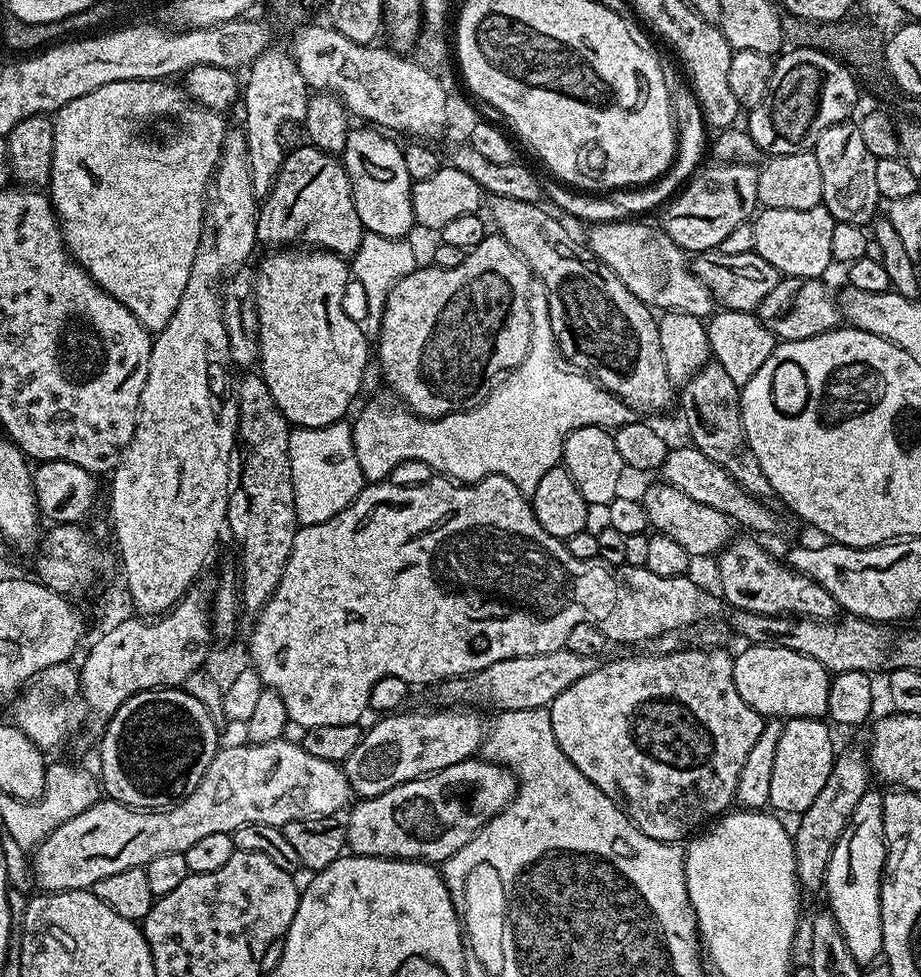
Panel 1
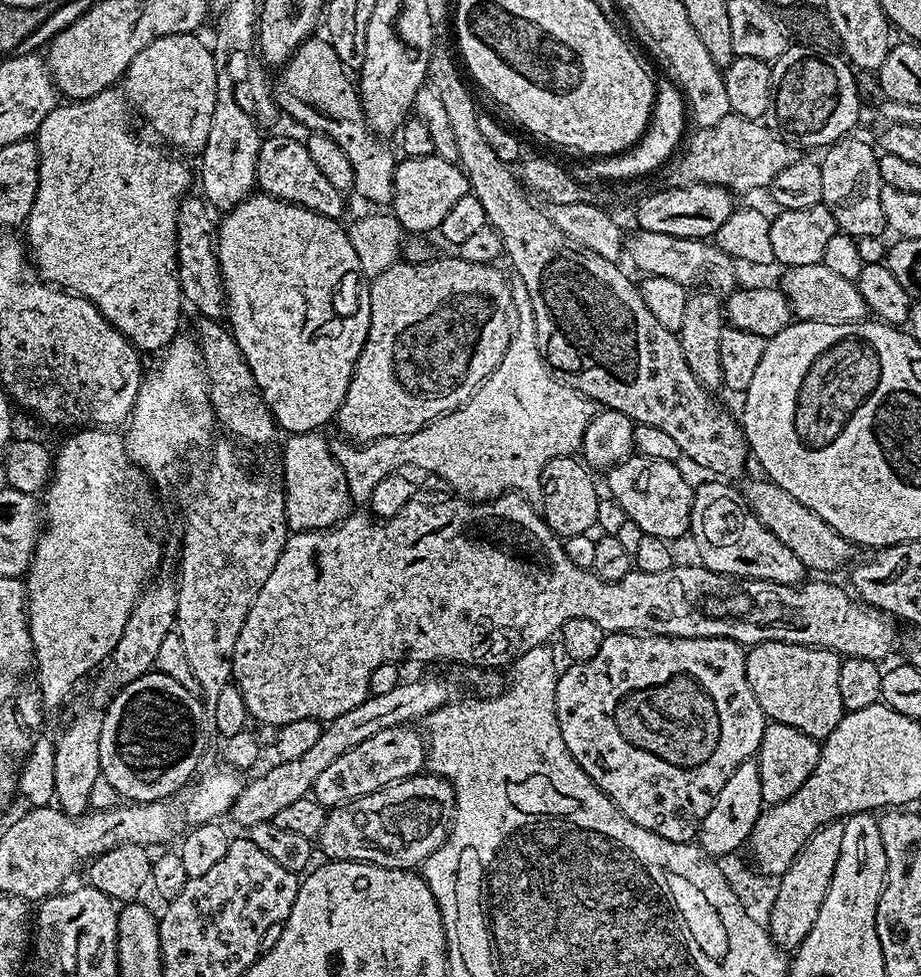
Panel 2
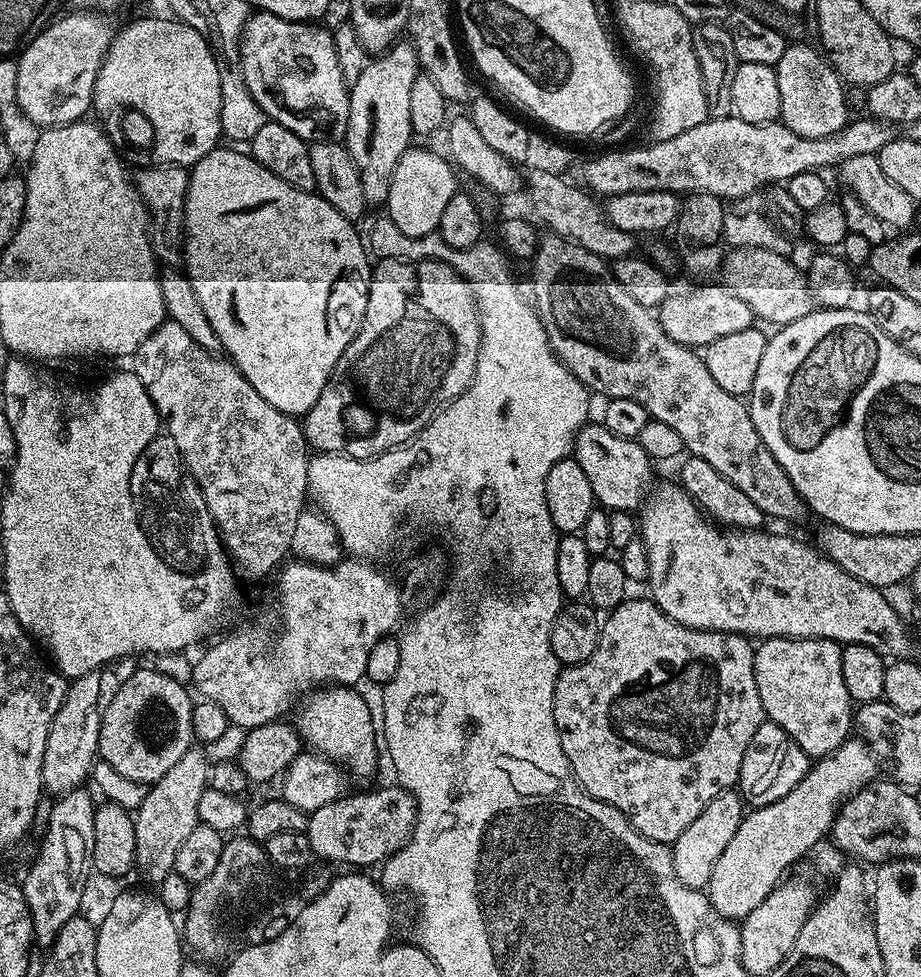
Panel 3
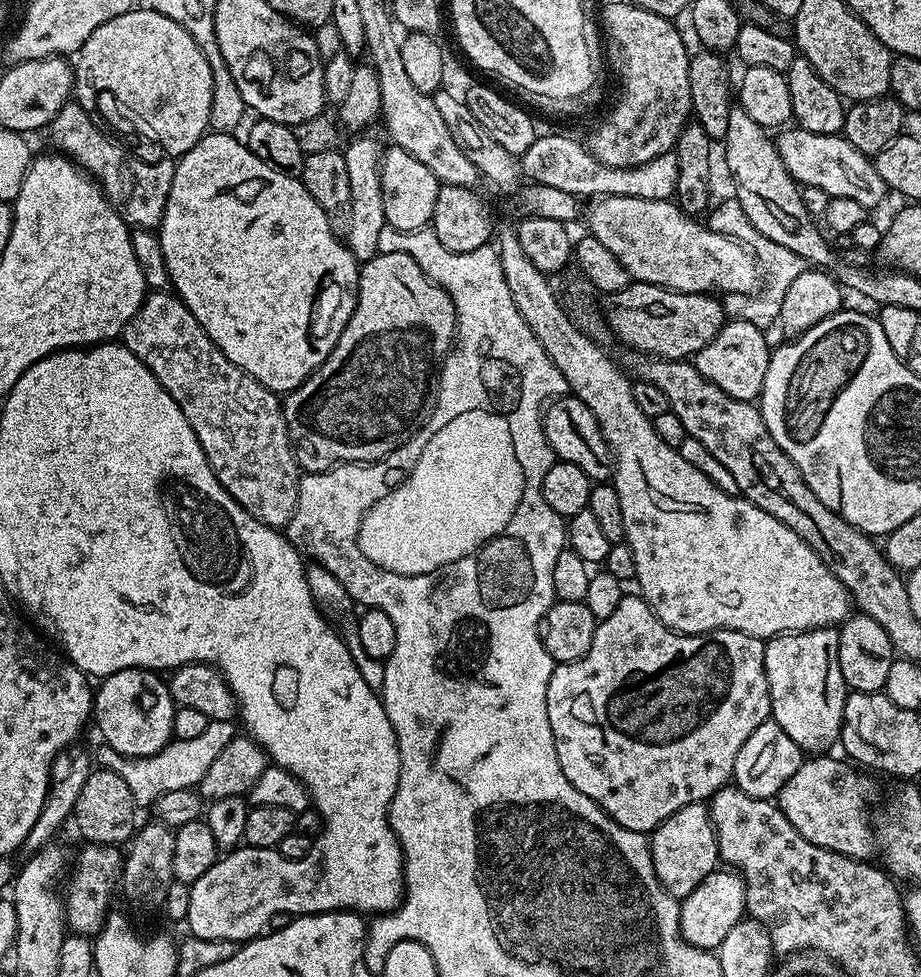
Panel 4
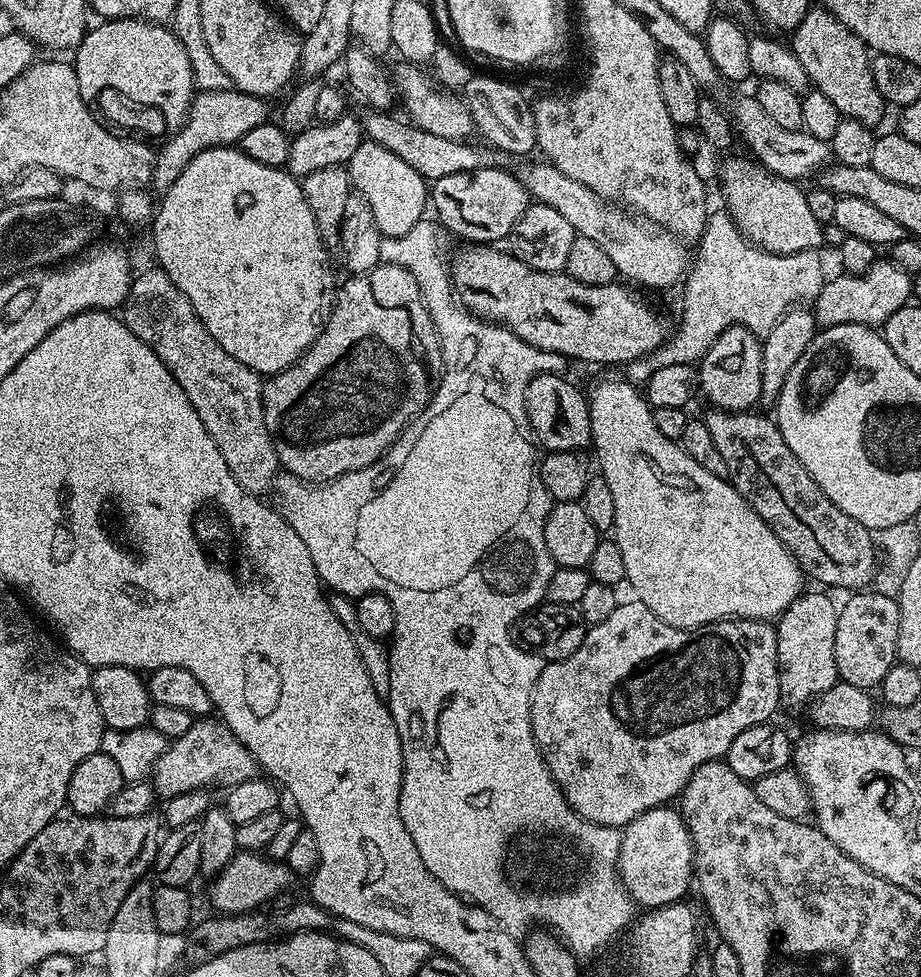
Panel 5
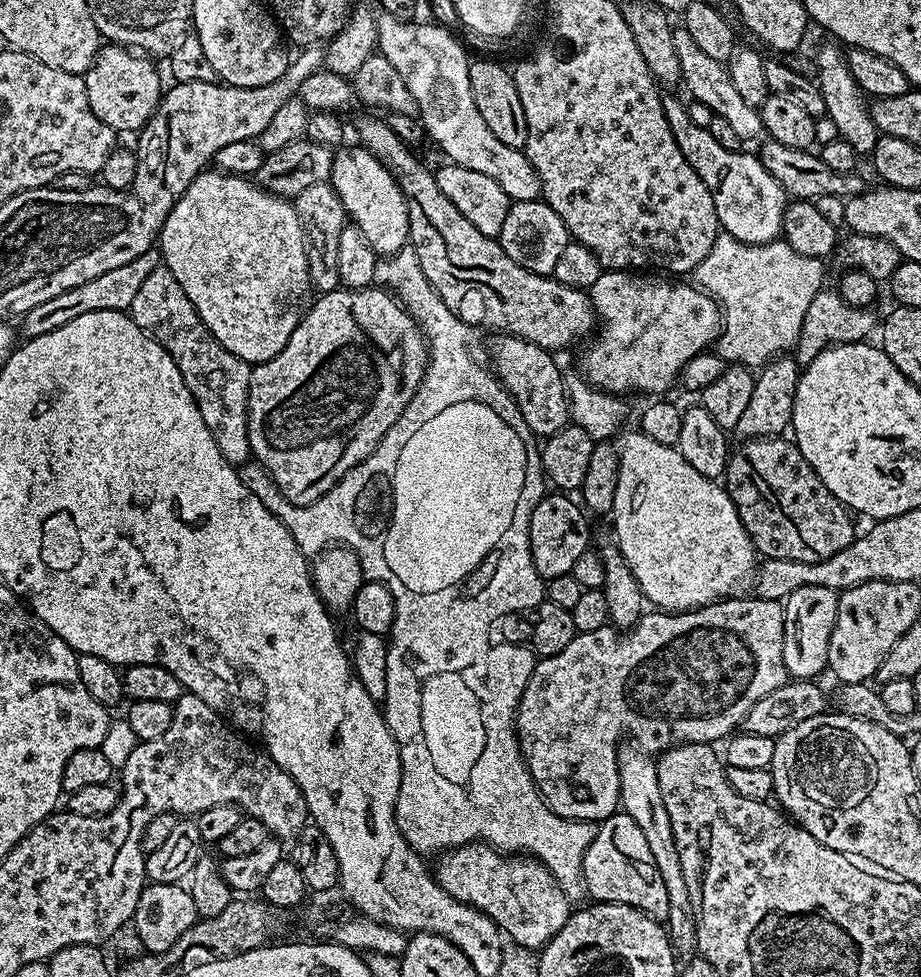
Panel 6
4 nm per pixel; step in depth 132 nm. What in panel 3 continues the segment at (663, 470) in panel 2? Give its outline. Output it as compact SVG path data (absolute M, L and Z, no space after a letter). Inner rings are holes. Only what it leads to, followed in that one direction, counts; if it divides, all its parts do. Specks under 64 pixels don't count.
M589 422L576 433L574 459L586 473L597 505L605 510L635 513L653 491L654 462L648 457L646 450L642 450L639 439L618 438L618 434L610 434L603 423Z

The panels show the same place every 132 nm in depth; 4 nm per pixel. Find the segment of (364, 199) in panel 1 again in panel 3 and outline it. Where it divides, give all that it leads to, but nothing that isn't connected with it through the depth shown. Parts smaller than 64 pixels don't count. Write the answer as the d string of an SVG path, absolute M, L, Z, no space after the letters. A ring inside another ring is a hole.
M259 10L248 18L238 32L240 69L265 117L286 126L286 130L294 130L298 138L309 142L329 139L328 124L332 124L336 134L343 133L348 121L350 88L338 67L332 32L312 22L283 20Z

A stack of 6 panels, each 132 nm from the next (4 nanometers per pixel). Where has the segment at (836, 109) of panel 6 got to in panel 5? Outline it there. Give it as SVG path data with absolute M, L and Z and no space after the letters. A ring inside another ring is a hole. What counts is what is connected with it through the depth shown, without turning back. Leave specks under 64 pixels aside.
M812 6L806 18L802 18L800 25L791 33L790 46L794 54L798 54L798 62L802 62L806 69L809 85L826 94L826 98L838 106L843 119L862 122L870 129L883 122L886 105L882 94L878 94L878 86L874 86L870 49L858 34L854 34L854 30L842 26L842 22L826 9Z

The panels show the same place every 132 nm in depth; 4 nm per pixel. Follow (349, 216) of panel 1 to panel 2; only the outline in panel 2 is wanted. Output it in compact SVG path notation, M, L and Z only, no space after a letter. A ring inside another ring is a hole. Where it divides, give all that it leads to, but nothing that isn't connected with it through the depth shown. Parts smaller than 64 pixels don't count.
M268 134L263 137L260 141L260 149L258 150L258 162L256 163L256 188L259 189L261 193L265 196L273 196L274 198L278 198L279 200L285 200L286 202L290 202L291 204L297 204L298 206L302 206L306 210L314 210L318 214L322 214L326 218L330 218L331 220L340 220L343 217L344 212L344 200L346 200L345 193L339 192L338 190L334 190L334 186L323 176L322 173L318 171L318 165L316 165L312 159L310 159L310 150L308 149L307 143L303 139L295 140L292 136L272 136L276 134Z

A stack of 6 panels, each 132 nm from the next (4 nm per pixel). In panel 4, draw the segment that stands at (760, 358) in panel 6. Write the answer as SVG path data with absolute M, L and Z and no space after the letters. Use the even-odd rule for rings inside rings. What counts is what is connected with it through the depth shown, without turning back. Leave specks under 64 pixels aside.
M728 198L720 205L718 204L707 213L708 227L714 229L718 234L732 236L735 240L747 244L756 255L762 273L762 287L759 290L751 294L733 292L727 297L727 315L731 319L745 320L765 330L771 329L771 324L775 325L780 319L782 298L786 298L786 289L794 282L794 278L798 278L798 274L809 271L810 266L805 260L798 258L798 254L794 254L794 250L786 250L786 246L778 246L778 242L770 242L770 238L758 234L758 230L754 230L754 226L750 226L750 218L746 218L742 206L734 198Z

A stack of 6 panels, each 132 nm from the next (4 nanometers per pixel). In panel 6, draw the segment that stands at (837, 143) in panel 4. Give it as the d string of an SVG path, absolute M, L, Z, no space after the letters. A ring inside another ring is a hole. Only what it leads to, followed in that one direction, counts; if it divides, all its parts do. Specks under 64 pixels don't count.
M677 27L673 31L674 50L678 54L678 63L682 66L680 75L683 87L688 87L689 97L698 103L704 103L712 111L713 116L726 118L727 124L734 129L734 134L742 142L748 140L759 141L765 135L764 123L760 117L760 109L750 106L750 102L742 99L742 94L738 94L738 89L734 87L734 82L730 82L730 74L727 67L721 61L710 58L694 43L694 38L683 28Z

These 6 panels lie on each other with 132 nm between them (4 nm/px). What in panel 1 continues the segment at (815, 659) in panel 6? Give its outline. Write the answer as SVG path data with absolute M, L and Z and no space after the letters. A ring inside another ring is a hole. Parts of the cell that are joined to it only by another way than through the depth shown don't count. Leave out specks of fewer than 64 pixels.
M748 644L735 653L734 686L742 694L742 702L765 718L814 718L828 715L828 682L830 673L814 658L798 654L777 644Z

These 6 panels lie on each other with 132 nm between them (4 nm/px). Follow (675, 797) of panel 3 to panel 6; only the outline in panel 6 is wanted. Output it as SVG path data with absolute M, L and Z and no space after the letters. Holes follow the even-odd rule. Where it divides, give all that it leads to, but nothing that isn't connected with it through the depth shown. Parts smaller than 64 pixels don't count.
M749 594L745 600L736 600L737 598L725 598L716 601L715 604L708 604L704 608L694 608L690 612L678 612L669 614L663 610L652 610L647 614L641 615L640 619L632 625L631 628L623 632L612 626L605 626L598 630L590 630L589 632L577 632L575 638L570 642L570 646L566 646L566 650L562 650L553 656L545 656L537 659L536 668L530 674L530 682L526 682L526 690L520 699L520 705L516 708L516 737L520 743L520 753L524 755L524 764L530 770L532 781L536 783L536 788L540 791L540 797L554 810L554 814L558 814L567 820L586 820L589 822L599 822L605 820L620 808L620 787L618 786L618 774L616 773L616 750L620 735L623 734L624 728L629 732L631 739L635 741L639 747L643 748L649 754L659 754L667 749L675 748L678 744L712 744L716 740L723 741L725 738L731 737L743 725L746 714L750 710L750 706L754 706L754 702L758 702L758 698L766 698L766 694L770 694L770 690L778 690L778 686L782 686L784 681L789 679L788 671L784 665L782 658L782 638L784 637L784 606L779 600L762 600L755 594Z

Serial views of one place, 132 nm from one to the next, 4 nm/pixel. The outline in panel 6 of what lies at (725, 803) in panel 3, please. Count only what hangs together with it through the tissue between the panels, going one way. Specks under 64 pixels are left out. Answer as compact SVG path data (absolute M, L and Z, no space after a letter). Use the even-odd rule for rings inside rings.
M617 810L613 816L599 821L594 838L584 855L582 870L583 887L586 892L588 888L593 901L634 906L655 920L667 921L668 899L662 874L658 874L658 866L654 866L650 854L650 845L638 827L638 822L634 822L630 814Z

